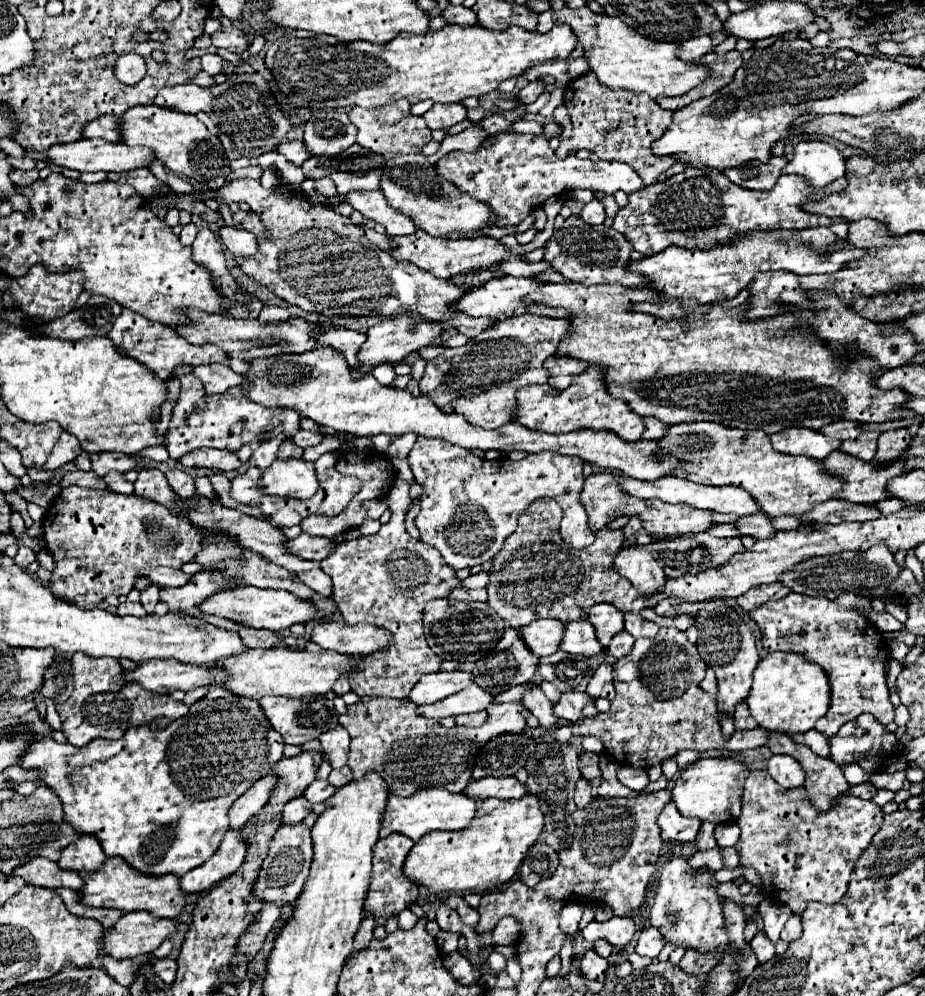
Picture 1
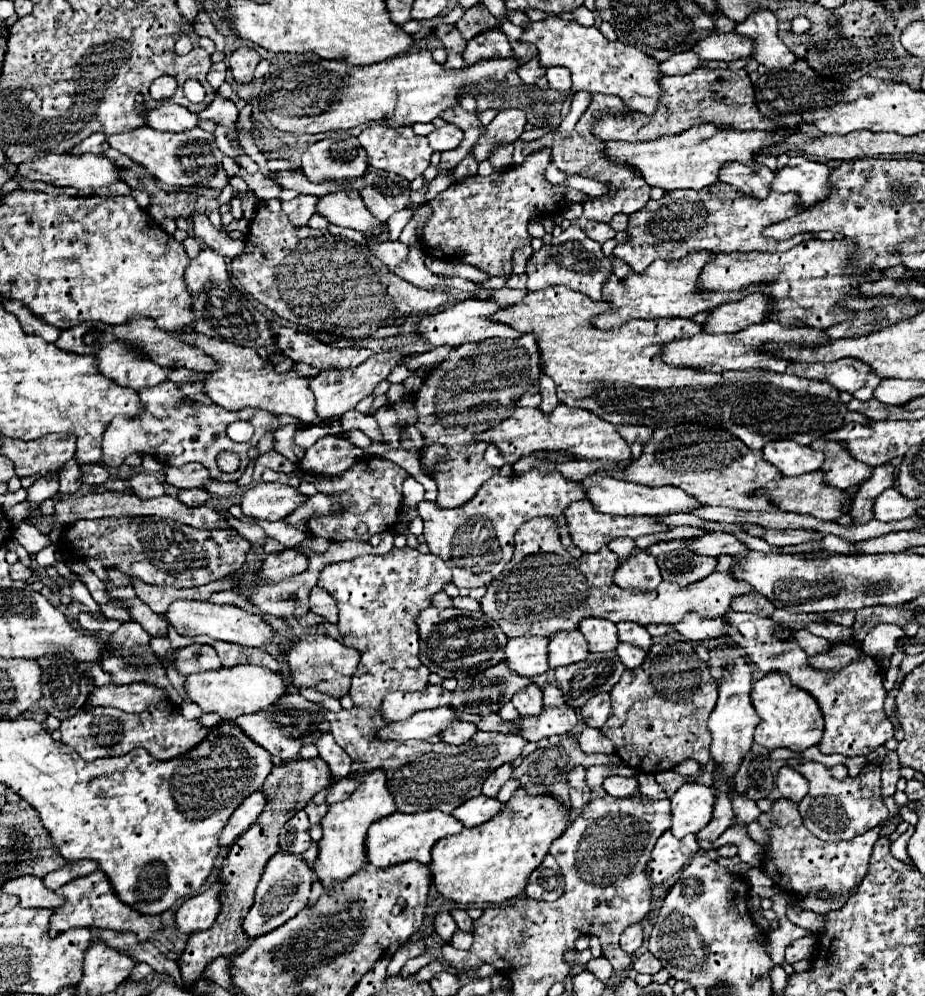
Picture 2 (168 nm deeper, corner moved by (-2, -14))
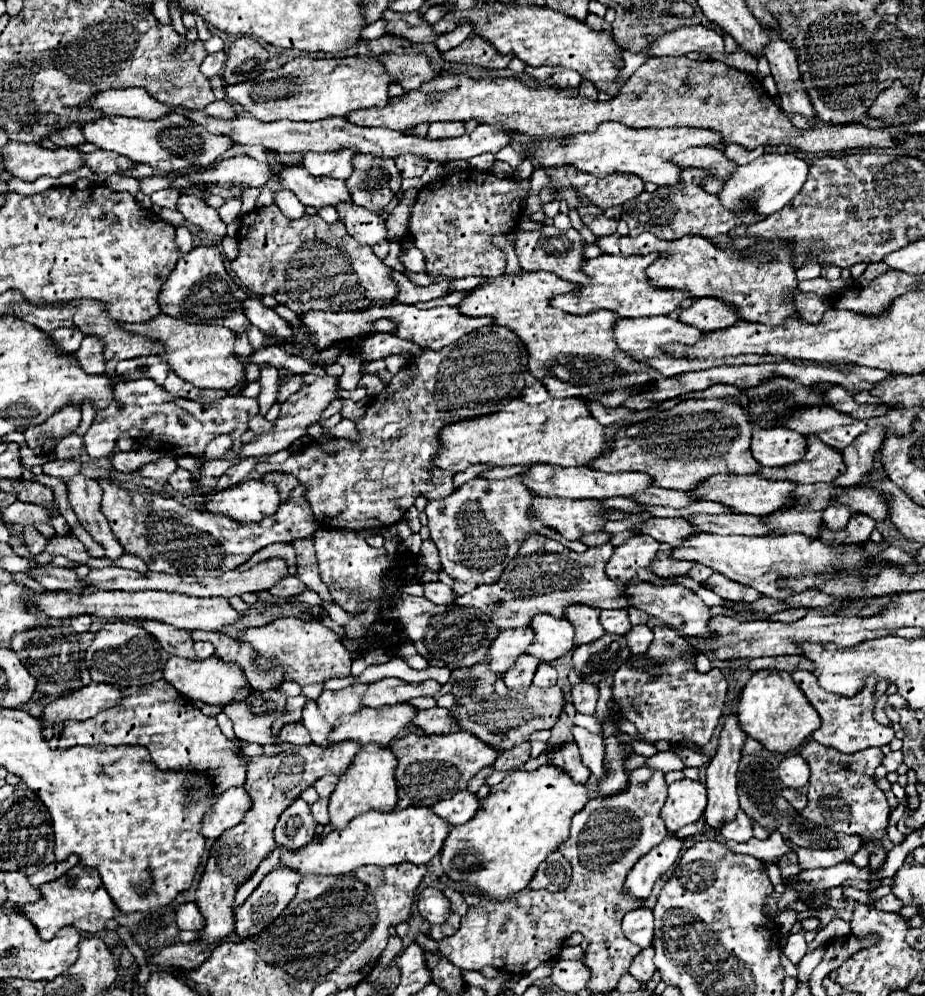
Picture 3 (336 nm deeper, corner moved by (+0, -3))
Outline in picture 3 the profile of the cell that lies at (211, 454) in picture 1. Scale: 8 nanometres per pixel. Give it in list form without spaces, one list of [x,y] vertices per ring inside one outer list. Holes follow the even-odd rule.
[[[163,456],[163,458],[159,458],[159,460],[155,460],[155,462],[145,464],[143,468],[139,468],[139,474],[145,476],[145,478],[165,480],[165,478],[169,478],[169,474],[171,474],[175,468],[177,468],[177,462],[175,462],[173,458]]]

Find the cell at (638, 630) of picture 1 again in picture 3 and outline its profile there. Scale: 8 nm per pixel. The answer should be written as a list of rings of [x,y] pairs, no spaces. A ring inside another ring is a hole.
[[[625,608],[623,610],[601,610],[599,622],[605,628],[605,632],[611,632],[611,634],[625,634],[631,628]]]

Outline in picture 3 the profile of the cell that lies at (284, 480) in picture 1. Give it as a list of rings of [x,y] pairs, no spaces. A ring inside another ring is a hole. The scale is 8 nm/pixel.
[[[247,480],[235,488],[219,490],[207,504],[205,510],[211,514],[223,514],[239,524],[261,522],[265,516],[273,516],[281,500],[275,484],[261,480]]]

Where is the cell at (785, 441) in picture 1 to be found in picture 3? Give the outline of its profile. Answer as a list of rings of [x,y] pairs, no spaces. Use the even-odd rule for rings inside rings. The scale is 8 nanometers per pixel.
[[[753,426],[751,454],[761,466],[777,468],[787,466],[795,460],[801,460],[805,452],[805,436],[799,432],[787,430],[783,426],[761,428]]]

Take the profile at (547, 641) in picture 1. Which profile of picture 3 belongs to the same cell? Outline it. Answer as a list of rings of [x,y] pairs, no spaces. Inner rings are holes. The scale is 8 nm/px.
[[[515,628],[515,630],[499,630],[497,638],[493,640],[489,652],[487,652],[487,662],[491,672],[503,674],[521,654],[525,654],[527,644],[535,634],[531,628]]]

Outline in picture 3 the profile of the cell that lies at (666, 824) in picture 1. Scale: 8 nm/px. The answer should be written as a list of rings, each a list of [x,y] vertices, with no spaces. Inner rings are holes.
[[[669,834],[651,852],[641,856],[639,862],[631,868],[631,872],[625,878],[625,892],[629,892],[637,900],[647,900],[655,880],[661,874],[665,874],[673,866],[673,862],[677,860],[677,856],[683,848],[683,842],[685,840],[679,840]]]

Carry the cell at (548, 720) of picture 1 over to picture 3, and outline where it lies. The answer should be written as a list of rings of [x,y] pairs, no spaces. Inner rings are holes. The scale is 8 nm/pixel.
[[[519,656],[519,660],[515,660],[515,664],[503,674],[503,682],[507,684],[507,688],[511,690],[523,690],[527,686],[531,686],[533,674],[539,666],[539,660],[535,660],[535,656]]]

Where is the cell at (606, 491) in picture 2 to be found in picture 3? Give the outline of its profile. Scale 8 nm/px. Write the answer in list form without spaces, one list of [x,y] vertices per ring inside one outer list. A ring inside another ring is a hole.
[[[535,464],[529,470],[521,474],[521,482],[535,494],[535,496],[549,496],[549,498],[575,498],[575,500],[585,500],[585,498],[611,498],[611,496],[631,496],[635,492],[641,492],[651,486],[651,478],[643,476],[639,472],[617,472],[617,474],[607,474],[607,472],[597,472],[591,470],[589,466],[583,468],[555,468],[555,464]]]

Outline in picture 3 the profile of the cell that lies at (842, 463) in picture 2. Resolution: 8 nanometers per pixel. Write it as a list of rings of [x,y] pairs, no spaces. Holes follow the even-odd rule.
[[[807,436],[805,456],[781,468],[761,468],[757,474],[767,480],[791,480],[795,484],[815,484],[815,482],[833,482],[843,474],[843,456],[835,448],[827,448],[817,436]]]

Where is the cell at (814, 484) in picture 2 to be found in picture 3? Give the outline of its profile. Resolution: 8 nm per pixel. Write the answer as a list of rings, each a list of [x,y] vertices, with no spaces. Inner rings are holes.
[[[715,474],[703,482],[697,484],[695,490],[687,492],[693,500],[711,500],[727,506],[735,514],[751,514],[751,516],[767,516],[769,512],[779,510],[783,504],[789,504],[789,492],[795,488],[791,482],[773,482],[773,480],[763,480],[759,474],[749,474],[749,476],[727,476],[727,474]]]

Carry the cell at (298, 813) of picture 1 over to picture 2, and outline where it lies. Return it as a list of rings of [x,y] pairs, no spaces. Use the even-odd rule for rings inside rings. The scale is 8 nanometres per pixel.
[[[297,811],[297,813],[281,827],[279,845],[281,845],[281,851],[289,851],[289,853],[295,853],[295,855],[301,855],[301,853],[311,845],[309,819],[307,819],[305,811]]]

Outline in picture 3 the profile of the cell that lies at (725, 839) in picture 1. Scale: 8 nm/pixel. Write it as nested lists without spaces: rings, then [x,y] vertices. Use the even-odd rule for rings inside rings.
[[[739,810],[735,820],[725,824],[721,830],[719,830],[727,840],[735,840],[735,842],[747,842],[749,838],[753,838],[753,824],[751,824],[751,818]]]

